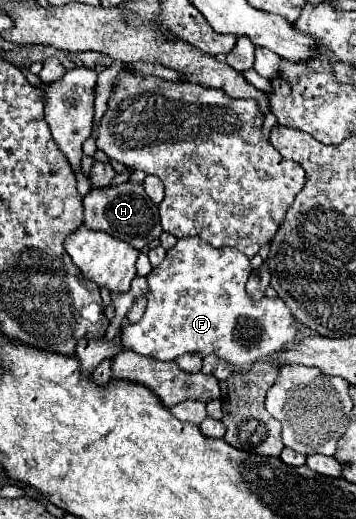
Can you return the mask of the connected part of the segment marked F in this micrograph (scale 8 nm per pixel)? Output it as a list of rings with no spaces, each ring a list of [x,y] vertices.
[[[181,238],[171,250],[167,250],[165,260],[147,274],[147,310],[137,324],[129,324],[121,330],[121,340],[125,350],[133,350],[141,356],[171,362],[181,354],[215,354],[233,366],[233,372],[247,372],[251,366],[265,358],[281,352],[297,340],[297,320],[291,316],[287,304],[277,298],[263,296],[255,300],[247,294],[245,282],[251,274],[249,258],[235,248],[213,248],[199,238]]]

